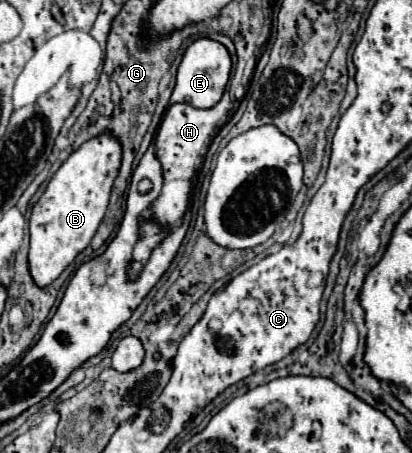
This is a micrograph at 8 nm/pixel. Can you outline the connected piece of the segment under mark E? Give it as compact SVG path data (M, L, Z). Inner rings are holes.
M199 38L195 40L187 50L185 56L179 64L177 70L177 84L173 90L169 105L177 102L187 102L195 108L211 108L219 102L223 88L229 80L229 70L231 70L231 56L229 52L215 40L209 38Z

